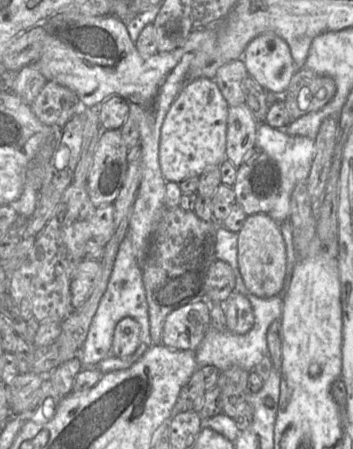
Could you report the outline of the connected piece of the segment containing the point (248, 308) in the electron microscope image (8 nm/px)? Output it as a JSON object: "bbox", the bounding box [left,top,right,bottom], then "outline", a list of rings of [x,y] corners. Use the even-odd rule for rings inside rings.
{"bbox":[221,291,255,334],"outline":[[[233,291],[221,305],[230,331],[245,334],[251,330],[255,316],[250,301],[244,295]]]}

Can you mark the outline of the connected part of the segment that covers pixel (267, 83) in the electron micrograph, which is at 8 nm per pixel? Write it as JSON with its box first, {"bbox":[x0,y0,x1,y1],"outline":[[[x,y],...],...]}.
{"bbox":[240,32,296,92],"outline":[[[273,32],[252,39],[240,59],[248,74],[269,92],[285,92],[296,72],[287,42]]]}

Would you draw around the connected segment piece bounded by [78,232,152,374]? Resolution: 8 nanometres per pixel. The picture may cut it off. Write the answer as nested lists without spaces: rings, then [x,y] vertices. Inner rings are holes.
[[[127,232],[119,246],[106,290],[92,319],[87,338],[78,351],[78,357],[82,362],[82,368],[97,367],[105,374],[131,367],[151,346],[148,302],[143,284],[142,265],[134,254],[131,237],[129,232]],[[124,317],[132,317],[140,324],[140,343],[132,355],[120,358],[112,355],[111,349],[115,326]]]

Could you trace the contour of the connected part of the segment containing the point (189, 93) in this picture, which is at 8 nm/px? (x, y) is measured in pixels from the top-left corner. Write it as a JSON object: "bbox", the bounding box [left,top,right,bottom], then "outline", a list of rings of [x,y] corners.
{"bbox":[159,77,229,183],"outline":[[[199,77],[186,82],[172,102],[161,127],[159,163],[167,181],[180,183],[182,180],[199,176],[209,166],[220,165],[226,159],[226,133],[229,105],[213,79]]]}

